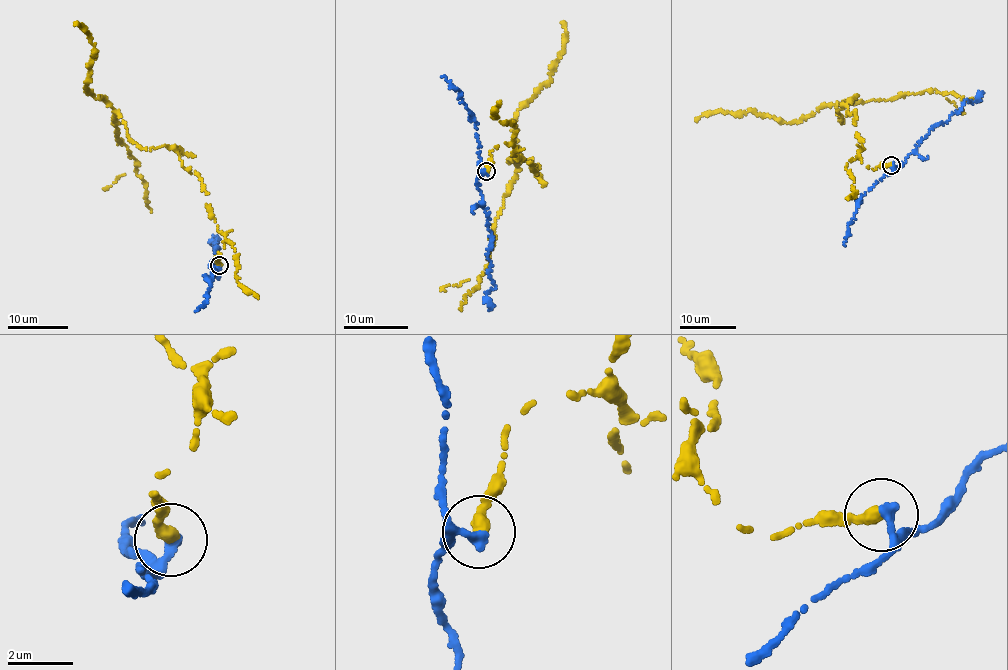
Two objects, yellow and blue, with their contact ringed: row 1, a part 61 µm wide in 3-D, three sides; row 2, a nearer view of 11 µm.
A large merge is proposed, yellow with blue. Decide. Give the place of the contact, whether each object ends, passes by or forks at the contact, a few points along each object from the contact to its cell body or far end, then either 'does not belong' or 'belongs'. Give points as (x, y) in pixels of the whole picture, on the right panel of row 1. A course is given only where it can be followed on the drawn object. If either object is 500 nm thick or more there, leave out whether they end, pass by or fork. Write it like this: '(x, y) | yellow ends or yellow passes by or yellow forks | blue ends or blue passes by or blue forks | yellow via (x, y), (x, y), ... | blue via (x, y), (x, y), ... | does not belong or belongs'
(891, 165) | yellow ends | blue passes by | yellow via (891, 164), (862, 162), (855, 112), (843, 105), (842, 123), (835, 104), (798, 122), (719, 110), (697, 120) | blue via (891, 164), (895, 168), (901, 166), (934, 126), (947, 121), (949, 114), (965, 101), (976, 100), (984, 91) | does not belong

